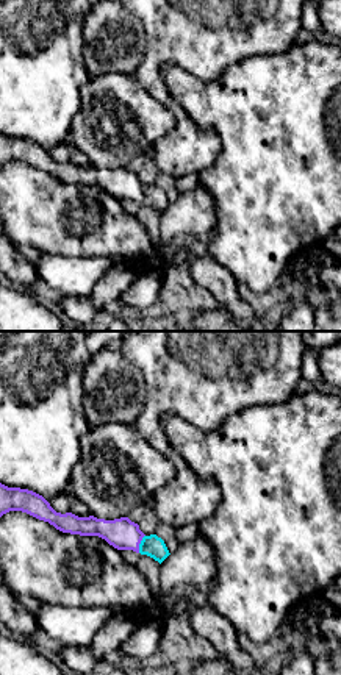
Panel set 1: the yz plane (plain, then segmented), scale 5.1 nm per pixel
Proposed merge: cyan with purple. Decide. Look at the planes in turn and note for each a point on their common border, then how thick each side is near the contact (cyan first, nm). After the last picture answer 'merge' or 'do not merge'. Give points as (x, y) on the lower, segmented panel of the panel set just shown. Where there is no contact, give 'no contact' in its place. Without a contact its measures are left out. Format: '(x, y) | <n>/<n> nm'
(139, 544) | 120/160 nm

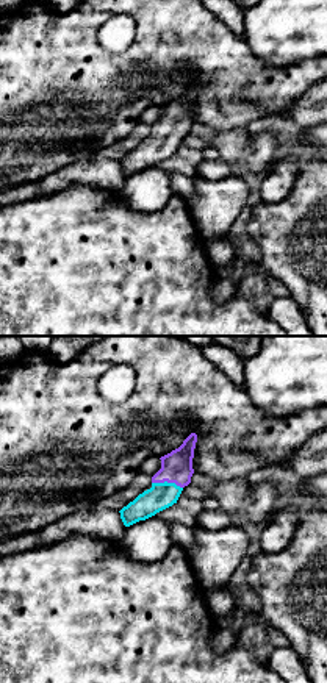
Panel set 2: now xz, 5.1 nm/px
(166, 482) | 140/160 nm

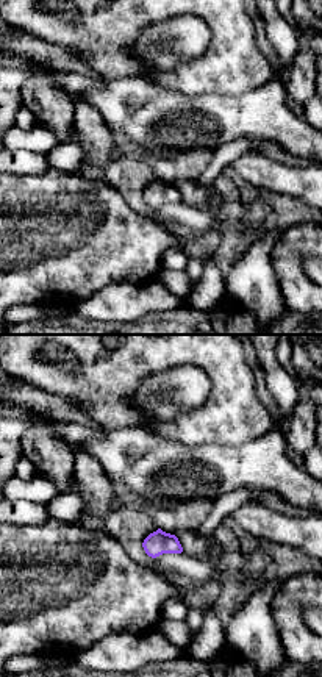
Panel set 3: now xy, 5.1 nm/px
no contact

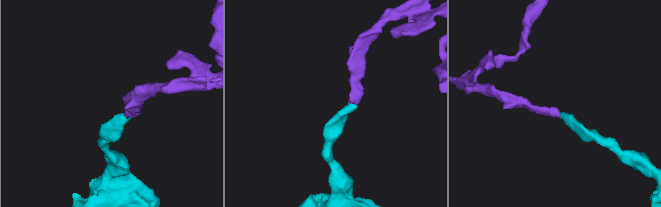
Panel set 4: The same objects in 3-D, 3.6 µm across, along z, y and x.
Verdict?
merge

